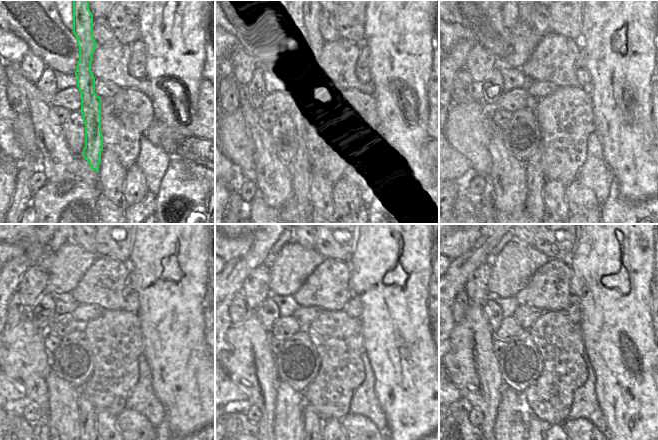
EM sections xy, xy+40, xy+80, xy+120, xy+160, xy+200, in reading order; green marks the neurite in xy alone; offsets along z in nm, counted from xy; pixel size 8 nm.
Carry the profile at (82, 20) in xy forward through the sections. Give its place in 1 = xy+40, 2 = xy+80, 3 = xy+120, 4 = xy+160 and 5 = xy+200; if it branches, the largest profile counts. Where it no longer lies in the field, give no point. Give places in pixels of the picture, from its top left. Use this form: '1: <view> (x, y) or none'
1: xy+40 (300, 158)
2: xy+80 (535, 179)
3: xy+120 (87, 425)
4: xy+160 (312, 424)
5: xy+200 (535, 427)

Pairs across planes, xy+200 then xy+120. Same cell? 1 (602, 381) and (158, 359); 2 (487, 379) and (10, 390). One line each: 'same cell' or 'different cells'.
1: same cell
2: different cells

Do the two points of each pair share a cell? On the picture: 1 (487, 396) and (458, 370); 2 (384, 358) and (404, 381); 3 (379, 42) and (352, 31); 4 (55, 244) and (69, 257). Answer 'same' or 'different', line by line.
1: same
2: same
3: different
4: different

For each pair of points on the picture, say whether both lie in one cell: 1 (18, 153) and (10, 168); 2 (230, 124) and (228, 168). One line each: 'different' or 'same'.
1: different
2: different

